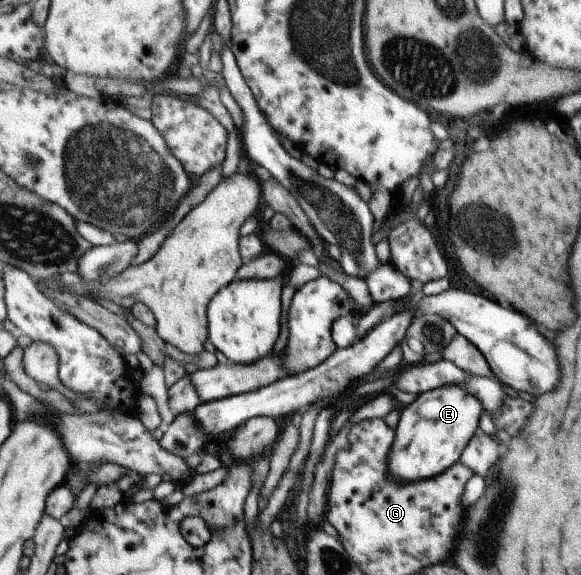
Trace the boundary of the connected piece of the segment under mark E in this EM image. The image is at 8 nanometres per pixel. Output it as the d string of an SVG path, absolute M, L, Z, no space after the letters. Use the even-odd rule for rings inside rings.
M446 385L421 393L410 405L401 408L391 467L388 468L392 478L401 485L419 483L443 475L458 464L465 448L475 437L484 410L480 398L469 393L464 385Z

